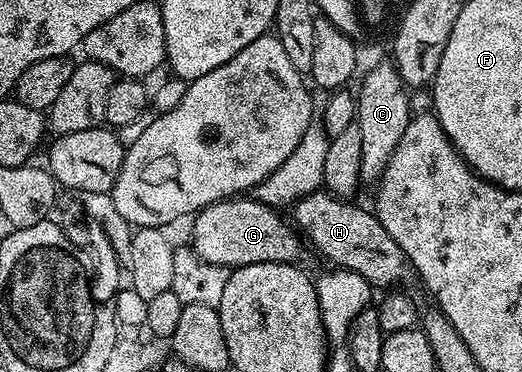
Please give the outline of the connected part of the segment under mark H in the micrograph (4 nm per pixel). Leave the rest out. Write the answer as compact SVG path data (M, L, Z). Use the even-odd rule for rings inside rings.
M321 188L294 203L290 210L293 218L291 221L295 229L306 239L307 245L309 242L322 257L329 258L333 267L352 270L358 276L362 276L372 288L399 287L399 282L410 274L408 258L402 252L402 248L398 248L394 236L390 236L390 232L382 228L375 213L371 209L363 210L354 203L356 202L337 197Z

